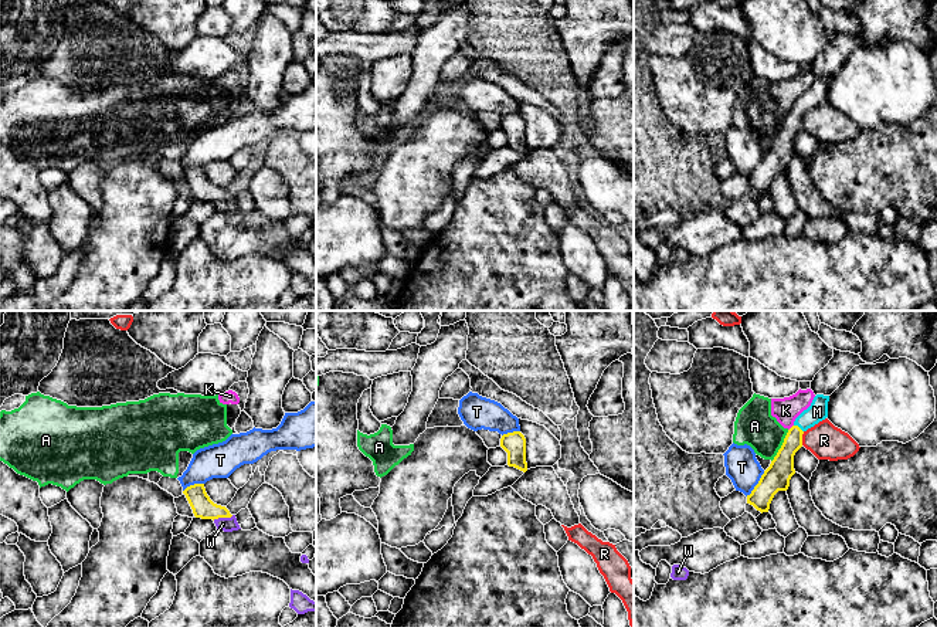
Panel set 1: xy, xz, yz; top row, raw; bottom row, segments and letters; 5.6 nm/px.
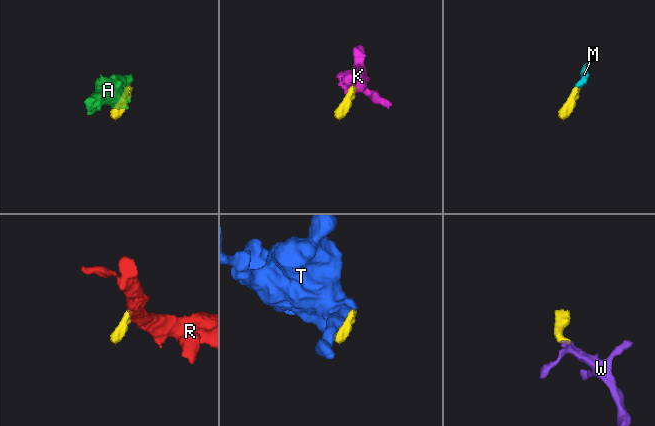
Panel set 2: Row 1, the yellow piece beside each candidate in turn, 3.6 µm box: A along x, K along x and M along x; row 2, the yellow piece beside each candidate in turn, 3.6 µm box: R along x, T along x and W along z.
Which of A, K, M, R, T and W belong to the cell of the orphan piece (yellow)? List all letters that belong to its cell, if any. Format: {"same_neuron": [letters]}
{"same_neuron": ["M", "W"]}

